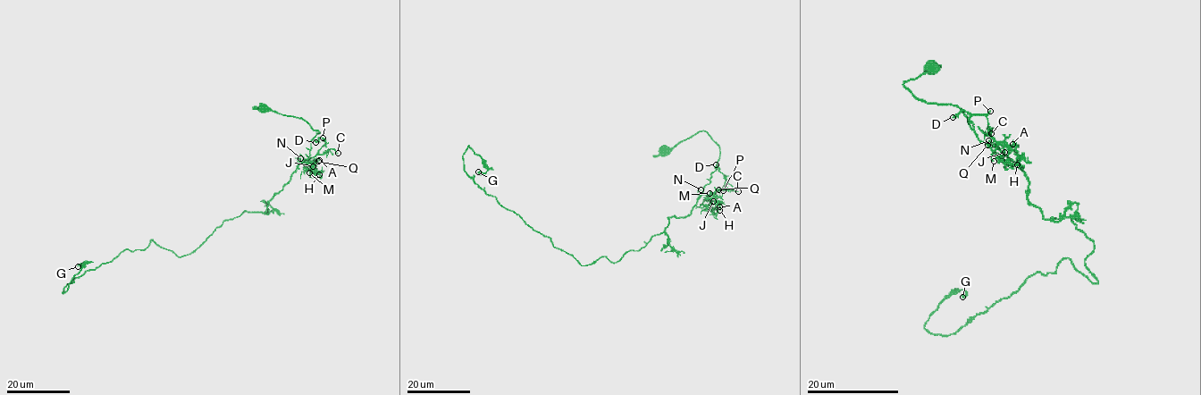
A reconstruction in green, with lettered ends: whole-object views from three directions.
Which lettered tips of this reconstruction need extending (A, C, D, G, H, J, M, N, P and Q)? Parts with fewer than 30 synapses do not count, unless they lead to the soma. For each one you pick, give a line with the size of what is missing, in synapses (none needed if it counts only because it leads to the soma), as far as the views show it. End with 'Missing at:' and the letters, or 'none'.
Missing at: none

